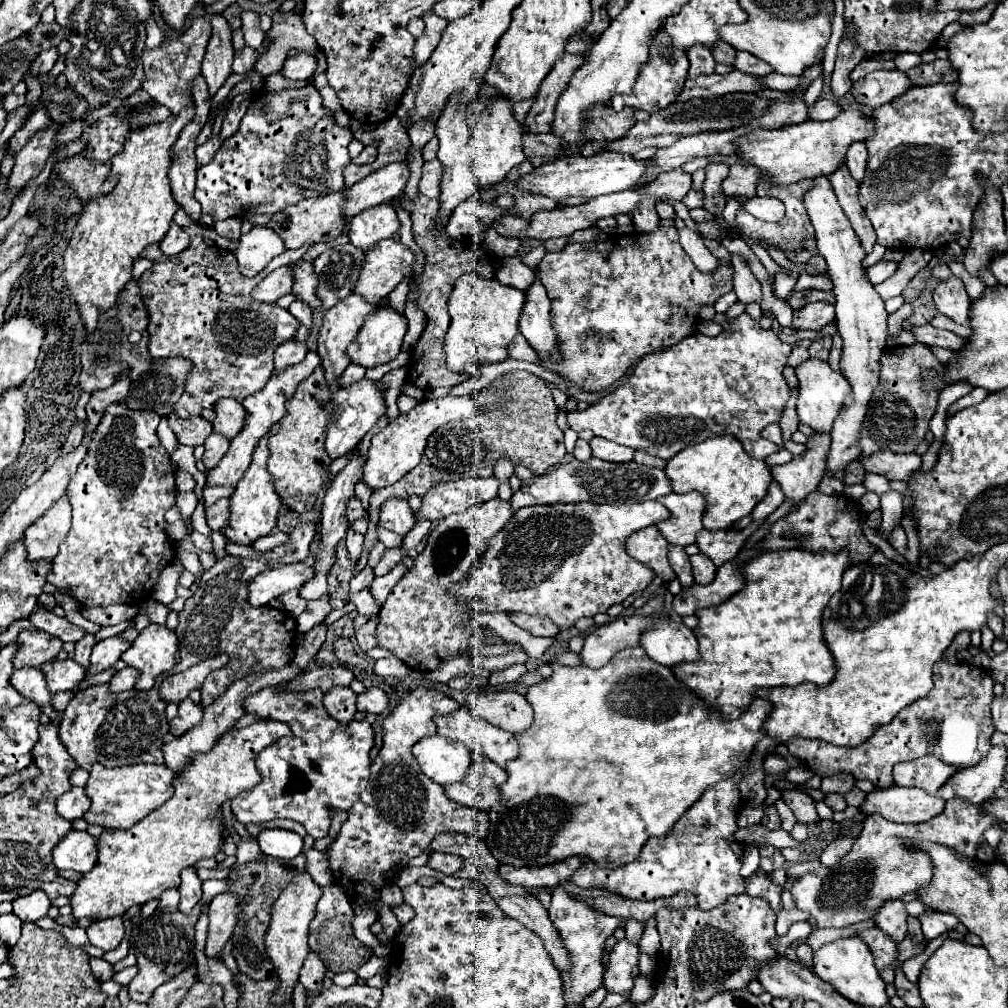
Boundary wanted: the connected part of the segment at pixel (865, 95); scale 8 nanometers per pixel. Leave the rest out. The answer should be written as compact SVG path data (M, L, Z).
M875 71L869 73L865 79L853 83L851 93L857 103L869 107L881 107L893 97L903 95L911 87L909 77L901 71Z

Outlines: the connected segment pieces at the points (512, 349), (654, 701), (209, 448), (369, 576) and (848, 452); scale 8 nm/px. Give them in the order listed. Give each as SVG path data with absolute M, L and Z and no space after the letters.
M521 333L517 334L508 345L508 356L516 360L541 365L537 353L530 348L530 345Z
M629 647L619 651L605 667L601 669L589 669L589 667L563 667L563 665L551 665L553 667L553 675L549 679L543 679L541 683L529 687L525 699L529 701L529 705L535 711L535 719L533 725L525 731L515 735L519 745L521 745L521 753L517 759L509 761L509 765L505 767L507 771L507 781L499 785L499 793L501 799L497 803L497 807L493 811L489 811L489 833L485 837L485 843L491 851L491 855L499 861L499 863L507 863L507 865L517 865L517 867L543 867L543 865L551 865L557 861L563 861L567 857L581 857L581 859L591 859L597 865L605 865L609 869L617 869L629 861L633 861L639 853L641 847L645 845L645 841L649 837L663 837L665 833L671 831L671 827L675 825L675 821L703 795L703 791L723 779L733 777L733 773L737 773L737 769L749 759L753 745L765 737L765 727L763 721L771 711L771 703L763 701L763 699L753 699L751 707L735 721L723 721L721 715L707 707L701 699L693 697L689 693L689 689L683 687L681 681L675 679L675 675L671 673L671 669L665 669L663 665L657 665L643 647Z
M211 433L211 435L205 439L203 447L205 447L203 463L205 463L207 469L213 469L213 467L221 461L221 457L227 453L227 449L229 449L229 439L221 437L219 433Z
M366 567L351 579L351 593L357 593L357 591L369 587L374 578L373 570L370 567Z
M821 175L821 177L815 177L813 183L815 187L805 193L803 201L805 201L807 215L811 217L811 223L815 227L817 249L825 257L829 267L829 277L835 285L833 293L837 297L837 305L835 305L837 331L843 337L841 371L853 389L853 393L849 395L849 401L845 401L845 409L837 415L837 421L831 431L833 443L827 457L827 475L831 475L837 469L845 469L849 461L855 461L861 455L857 437L861 433L861 421L865 419L873 389L877 387L877 381L879 381L879 371L881 371L879 357L885 349L885 339L887 339L887 311L881 297L873 289L873 285L867 281L865 269L861 269L865 251L861 249L861 243L857 241L853 227L845 219L845 213L837 205L837 197L833 193L829 179Z

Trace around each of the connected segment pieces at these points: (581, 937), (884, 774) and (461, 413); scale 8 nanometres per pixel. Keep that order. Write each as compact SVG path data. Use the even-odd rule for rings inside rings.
M557 885L553 889L549 917L551 917L553 925L559 929L559 935L563 939L563 945L565 945L565 949L569 953L569 961L571 961L569 969L561 971L563 999L567 1005L575 1005L575 1003L581 1003L585 997L589 997L595 989L601 987L603 973L605 973L605 967L601 963L603 943L609 935L613 935L613 931L617 927L623 925L623 921L617 917L605 915L601 911L595 911L595 909L587 907L583 901L573 901L571 895L561 885Z
M941 659L933 667L933 683L935 687L927 697L923 697L921 701L913 701L913 705L901 709L901 713L897 713L897 717L889 725L877 729L877 733L873 733L873 737L869 737L865 745L841 749L825 741L795 739L787 745L787 749L793 757L797 757L803 765L807 765L813 773L821 777L851 773L855 779L871 781L877 789L887 789L893 785L891 771L897 763L913 761L925 757L927 753L939 757L941 751L941 761L953 765L955 769L977 765L989 753L989 741L995 733L995 725L989 717L991 701L995 699L995 681L983 667L977 667L973 663L949 665Z
M441 397L441 399L425 399L423 403L415 405L409 413L399 415L385 429L381 429L377 435L373 435L371 447L367 453L367 463L363 469L363 483L371 491L397 483L405 473L409 473L413 467L417 467L417 463L423 457L427 437L437 427L441 427L443 423L449 423L449 421L467 419L467 417L475 415L477 407L479 405L473 403L471 397Z

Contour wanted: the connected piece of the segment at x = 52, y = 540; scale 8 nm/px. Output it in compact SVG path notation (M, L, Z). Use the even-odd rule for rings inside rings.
M61 497L45 515L41 515L41 519L25 529L25 547L29 559L53 559L59 551L59 543L67 537L69 527L71 505L67 497Z

